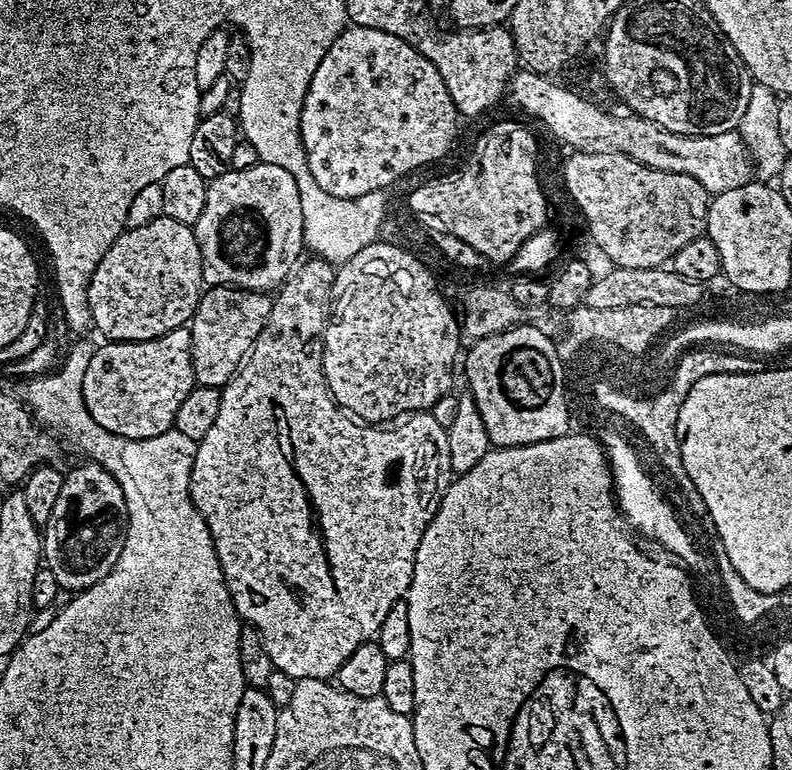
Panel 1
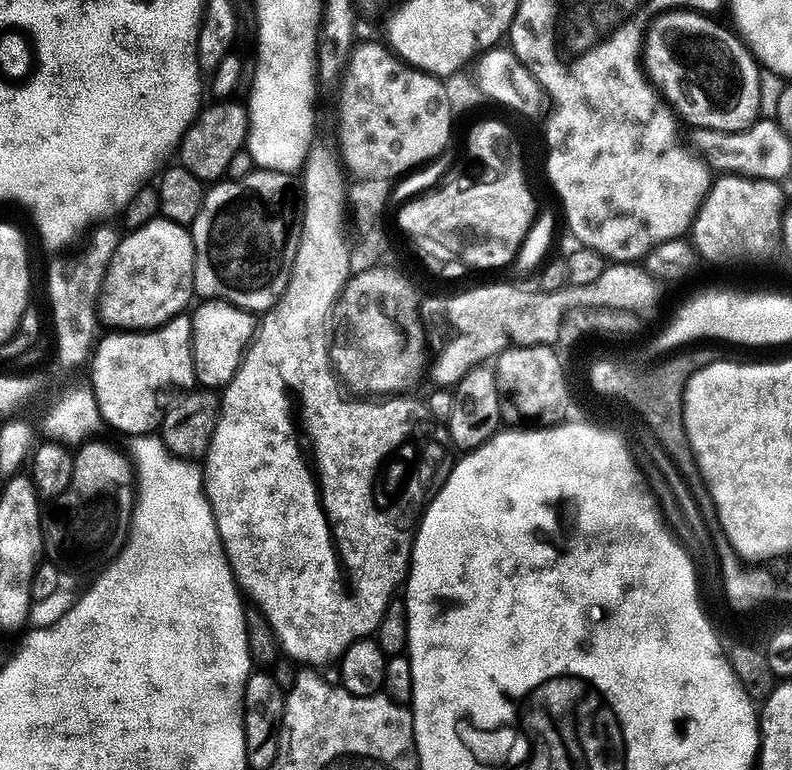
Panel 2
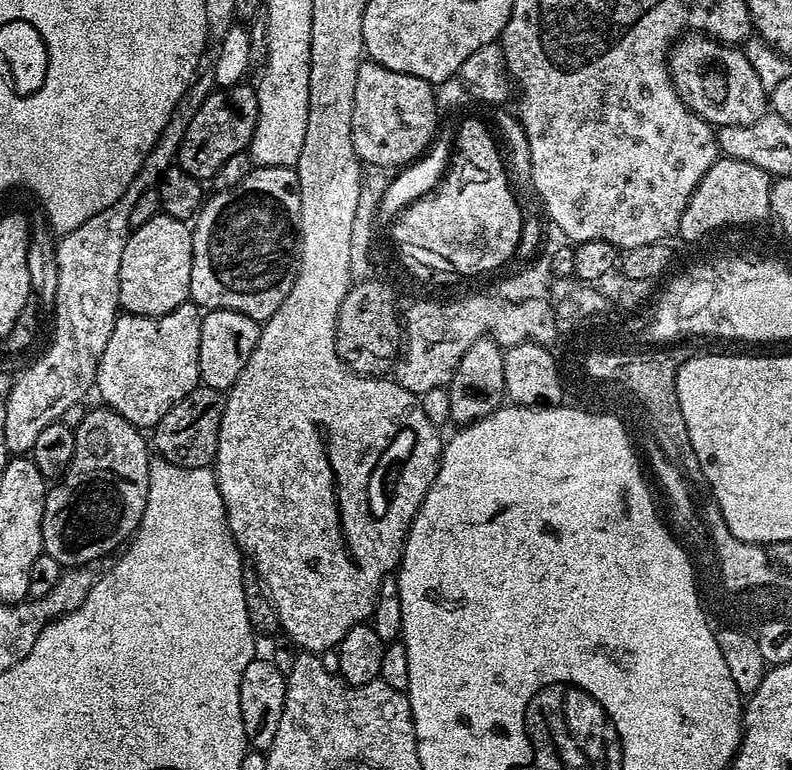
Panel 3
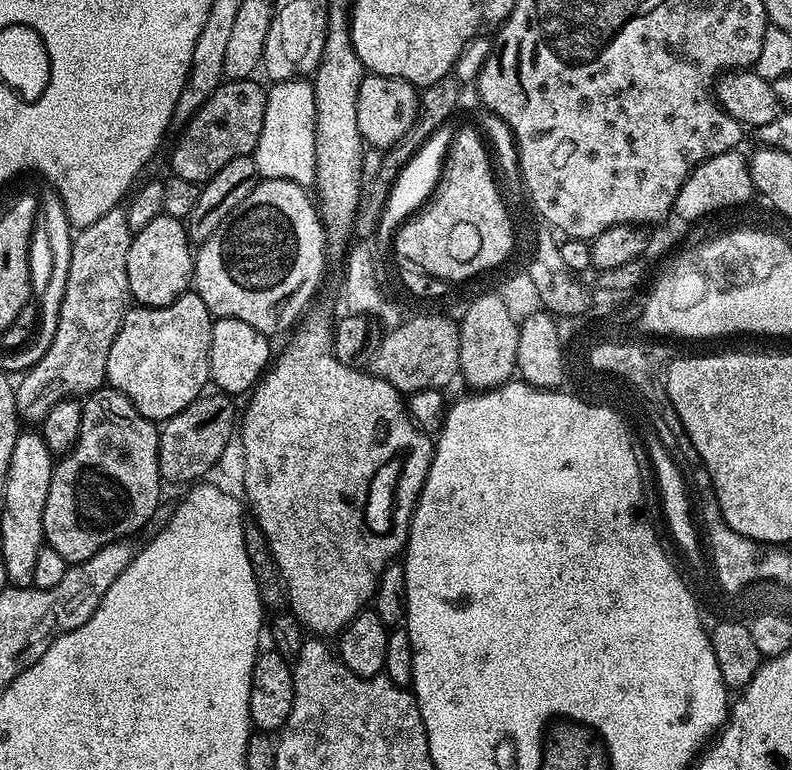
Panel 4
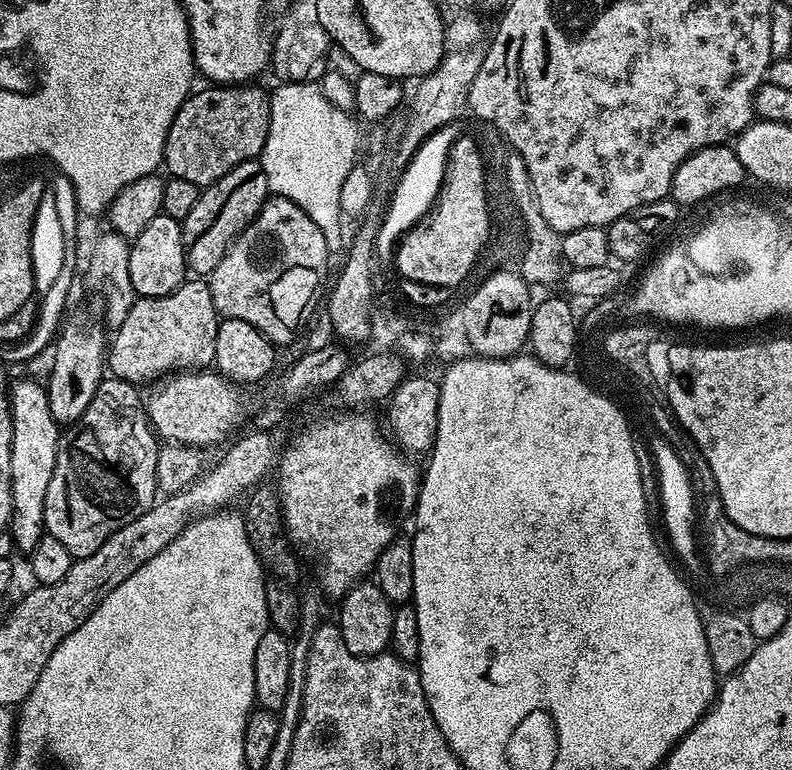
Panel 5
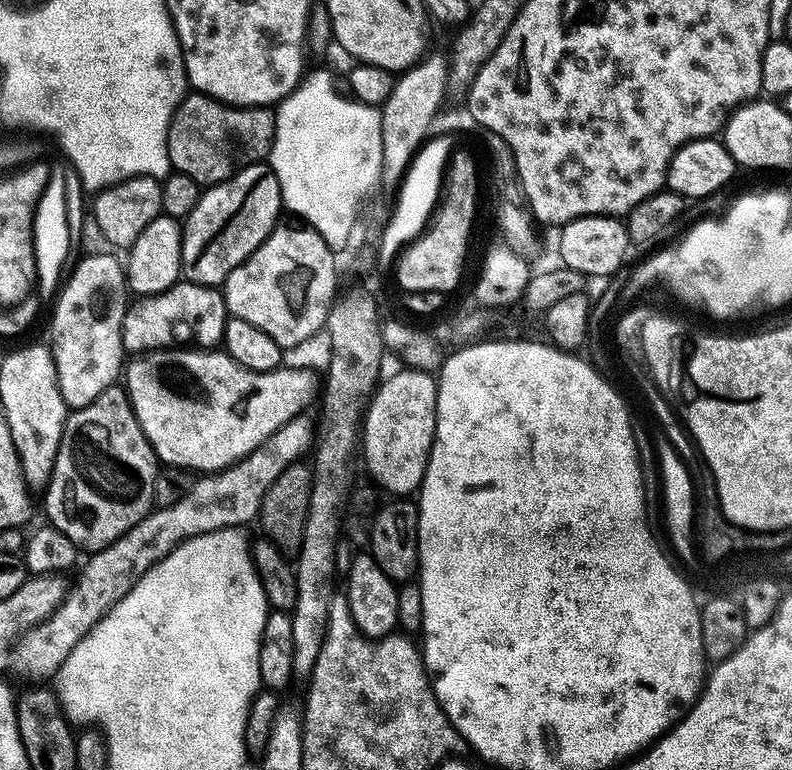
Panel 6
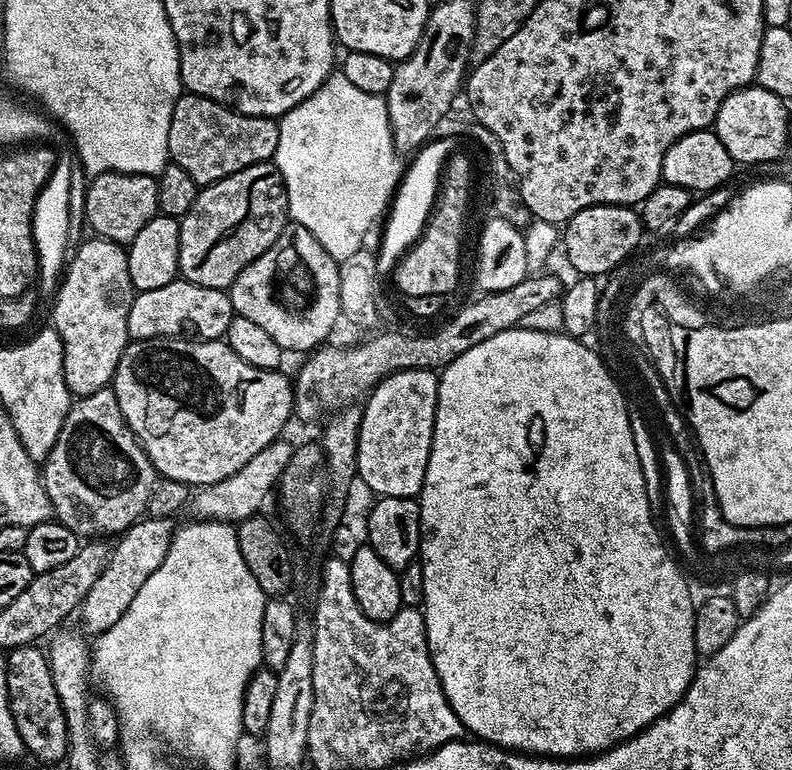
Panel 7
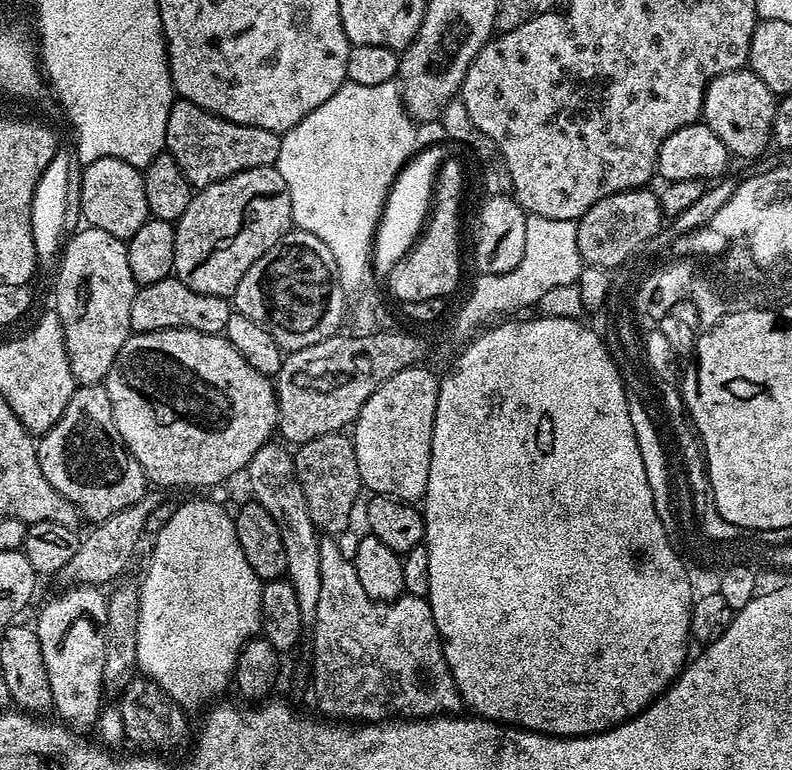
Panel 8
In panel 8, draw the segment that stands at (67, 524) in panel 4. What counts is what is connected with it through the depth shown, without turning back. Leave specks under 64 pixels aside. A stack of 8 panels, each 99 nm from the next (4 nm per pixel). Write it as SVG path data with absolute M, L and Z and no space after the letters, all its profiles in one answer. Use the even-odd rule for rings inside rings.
M103 384L77 387L62 418L39 437L36 453L46 482L54 486L59 496L74 502L85 521L99 522L110 518L110 514L134 506L146 494L144 471L125 446L122 434L118 434L110 394Z

